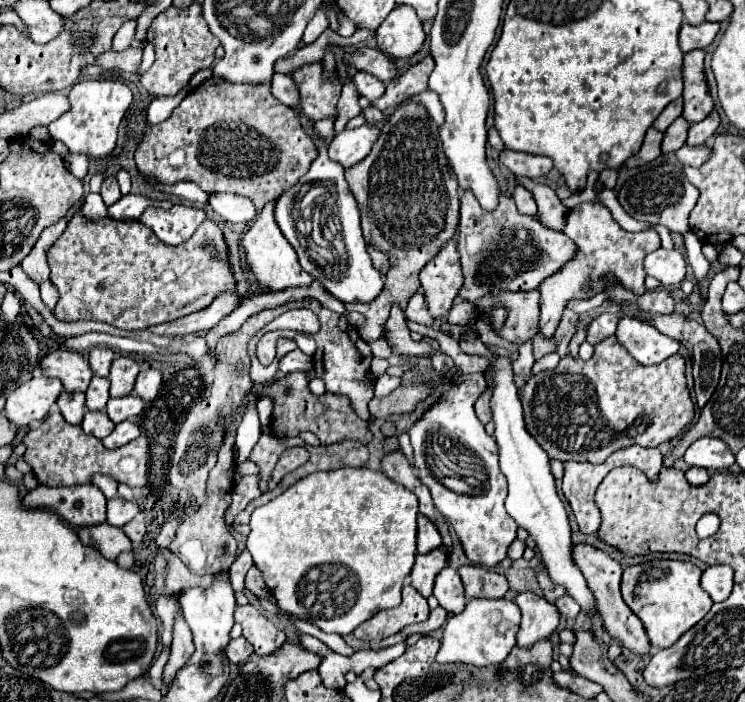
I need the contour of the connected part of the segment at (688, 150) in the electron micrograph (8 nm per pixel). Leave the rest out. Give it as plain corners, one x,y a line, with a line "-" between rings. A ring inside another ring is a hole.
684,145
684,147
680,147
674,155
676,155
678,163
690,165
690,167
698,167
698,165
702,165
702,163
706,161
706,157
710,155
710,145
704,145
704,147

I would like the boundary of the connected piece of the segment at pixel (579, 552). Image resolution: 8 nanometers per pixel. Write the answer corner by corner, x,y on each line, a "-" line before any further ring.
574,545
574,561
576,561
578,569
582,571
582,575
586,577
586,583
598,601
598,611
602,613
604,627
610,633
610,637
620,641
620,645
632,653
648,655
650,639
646,635
646,629
644,629
642,621
632,613
632,609
628,609
628,605
624,603
624,599
620,595
620,577
622,577
620,563
616,563
604,551
600,551
592,545

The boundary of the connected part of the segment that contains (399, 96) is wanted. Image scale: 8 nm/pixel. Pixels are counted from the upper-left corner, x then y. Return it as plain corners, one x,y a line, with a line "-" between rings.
428,55
422,61
418,61
416,65
412,65
406,73
402,73
398,79
390,81
386,85
386,93
374,101
374,105
380,111
390,111
394,109
394,105
402,103
406,97
420,93
428,87
428,75
434,71
434,59

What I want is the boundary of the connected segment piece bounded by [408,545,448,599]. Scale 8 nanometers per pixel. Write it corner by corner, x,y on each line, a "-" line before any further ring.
438,547
426,555
416,555
416,563
410,571
408,583
422,595
422,597
430,597
432,595
432,585
436,575
448,565
448,555
446,555
446,547

